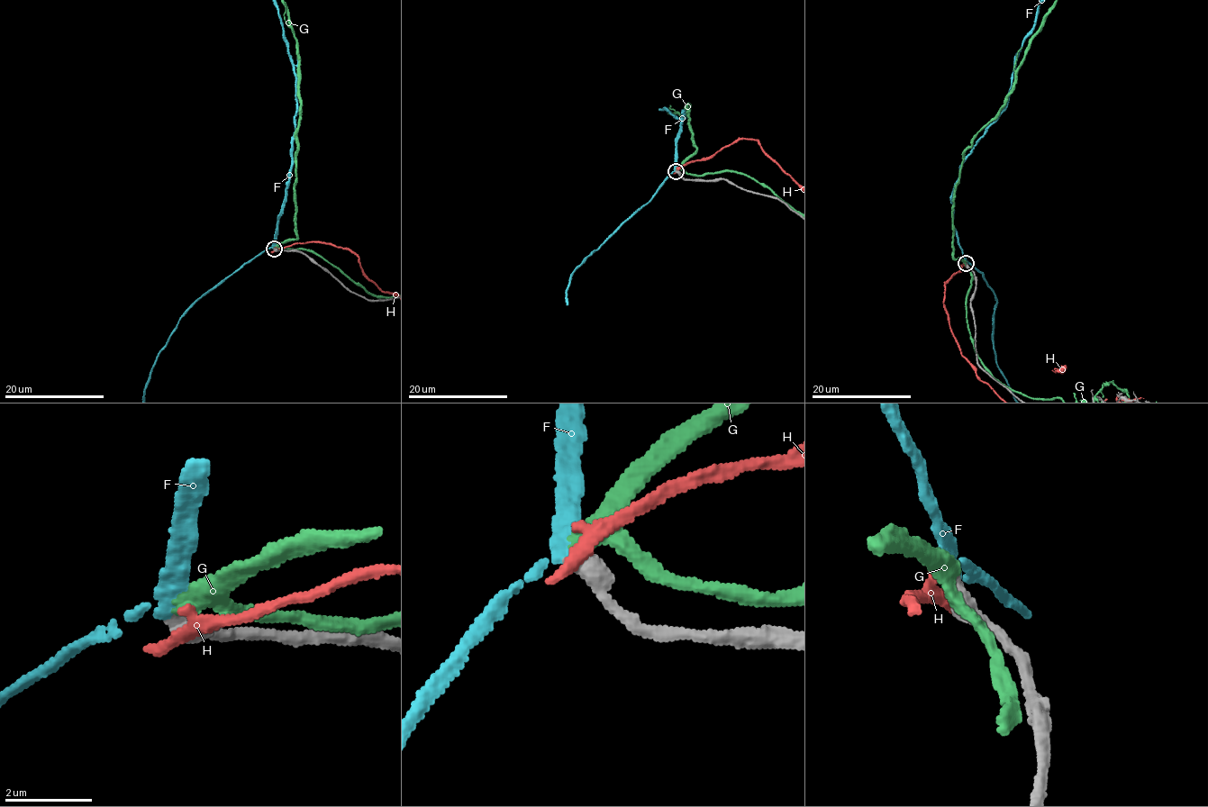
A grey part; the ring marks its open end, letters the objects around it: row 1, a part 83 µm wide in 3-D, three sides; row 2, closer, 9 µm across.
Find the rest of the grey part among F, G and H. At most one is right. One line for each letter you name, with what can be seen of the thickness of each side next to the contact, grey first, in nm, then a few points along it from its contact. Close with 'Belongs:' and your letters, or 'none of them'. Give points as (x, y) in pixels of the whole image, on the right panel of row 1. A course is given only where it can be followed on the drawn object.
F: Thickness 440 nm (grey) against 220 nm
Belongs: F

